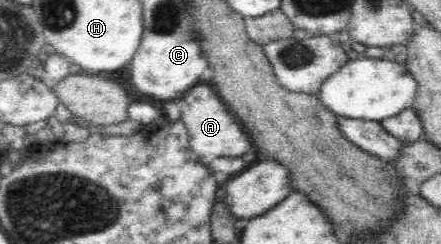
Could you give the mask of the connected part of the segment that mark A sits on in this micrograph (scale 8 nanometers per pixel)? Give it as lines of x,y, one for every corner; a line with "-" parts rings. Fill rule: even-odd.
208,76
190,90
184,91
184,95
179,101
182,103
179,119
184,122
188,130
190,149
200,159
208,161
215,157
240,157
252,147
246,129
238,122
237,116
221,100
217,91
212,88

